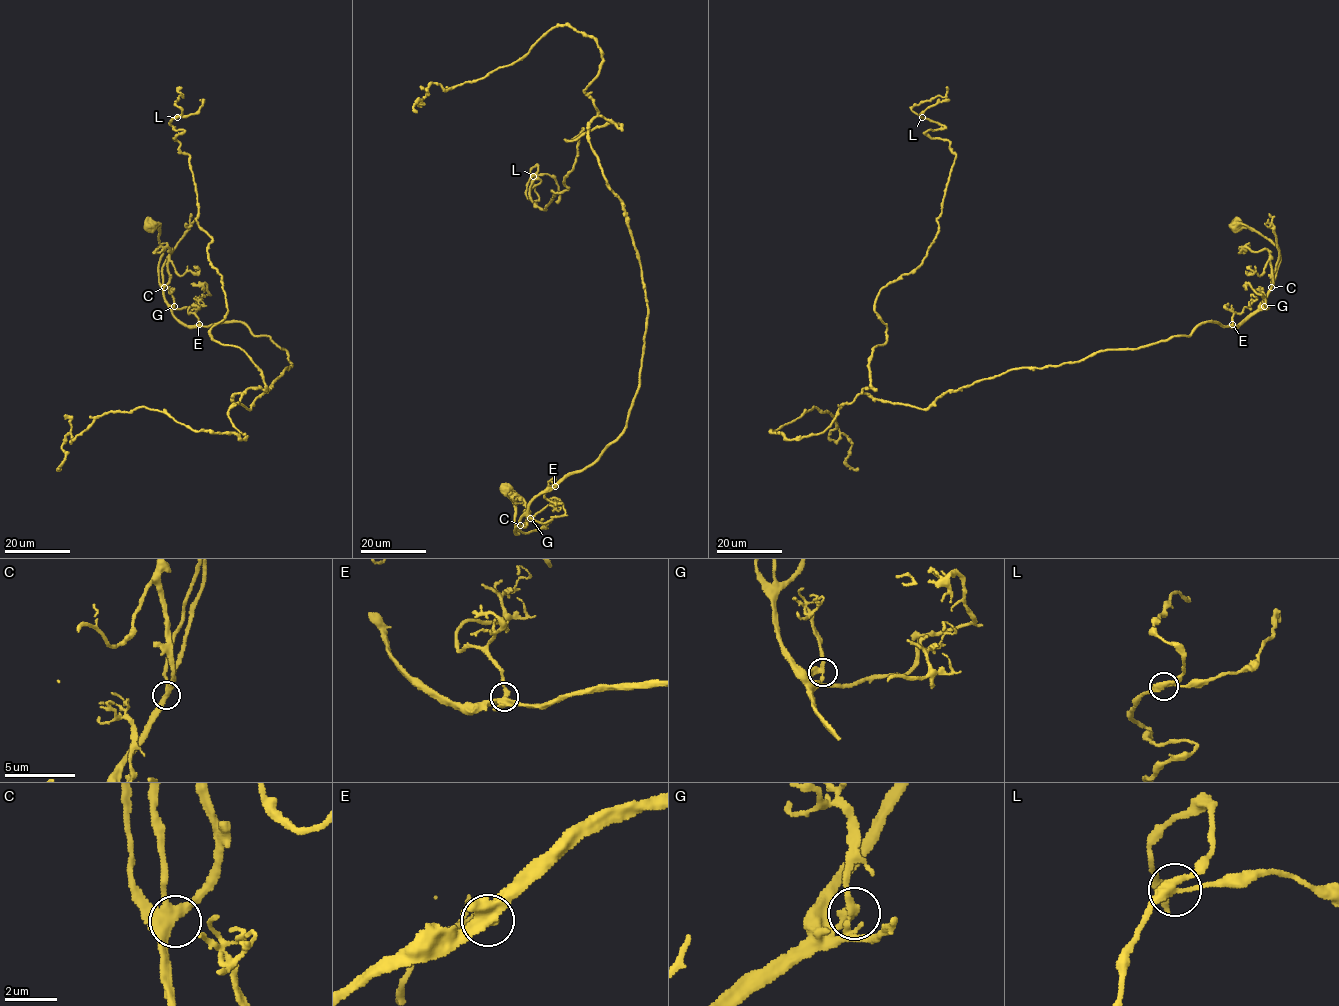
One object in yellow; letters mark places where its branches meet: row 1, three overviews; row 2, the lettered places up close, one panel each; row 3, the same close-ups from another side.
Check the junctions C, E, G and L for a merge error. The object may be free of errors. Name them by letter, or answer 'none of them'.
none of them

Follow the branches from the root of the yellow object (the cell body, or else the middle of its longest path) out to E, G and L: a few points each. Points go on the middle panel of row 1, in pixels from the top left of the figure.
E: (507, 489), (515, 505), (515, 526), (519, 533), (514, 530), (528, 511), (528, 505), (555, 486)
G: (507, 489), (515, 505), (515, 526), (519, 533), (514, 532), (524, 515), (530, 518)
L: (507, 489), (519, 533), (620, 436), (647, 328), (588, 134), (621, 125), (566, 140), (546, 209), (533, 176)

